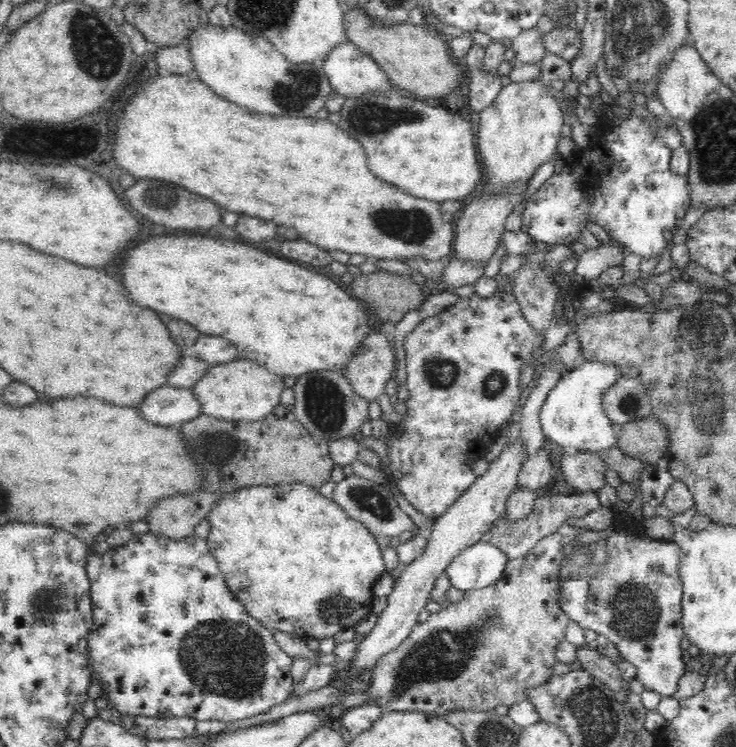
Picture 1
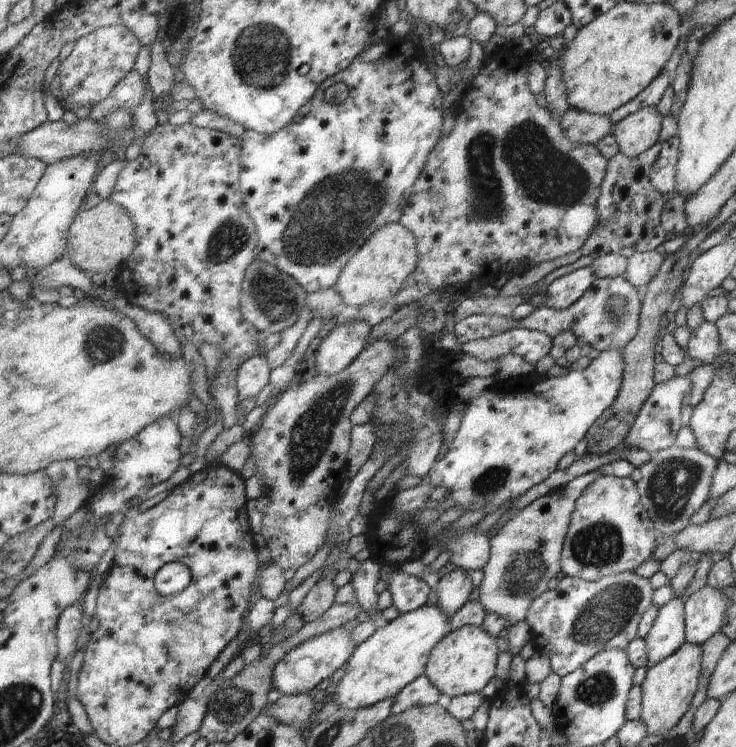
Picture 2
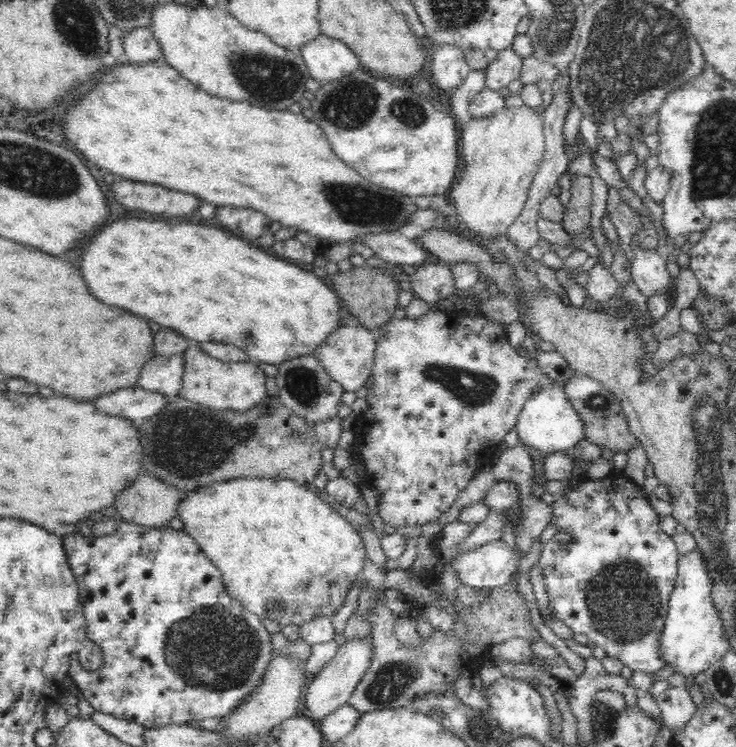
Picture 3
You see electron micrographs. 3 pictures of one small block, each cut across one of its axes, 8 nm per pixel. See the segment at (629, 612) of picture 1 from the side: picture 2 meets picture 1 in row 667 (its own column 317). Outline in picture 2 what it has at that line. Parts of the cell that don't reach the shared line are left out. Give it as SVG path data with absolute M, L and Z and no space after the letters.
M336 628L331 632L315 636L307 642L303 642L295 650L291 650L279 661L273 675L274 688L282 692L283 695L309 692L323 680L331 678L339 668L343 668L345 662L350 660L357 648L358 644L351 640L351 631L347 628Z

